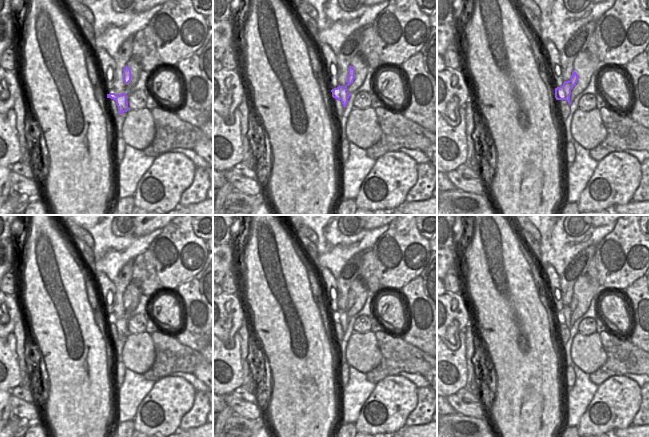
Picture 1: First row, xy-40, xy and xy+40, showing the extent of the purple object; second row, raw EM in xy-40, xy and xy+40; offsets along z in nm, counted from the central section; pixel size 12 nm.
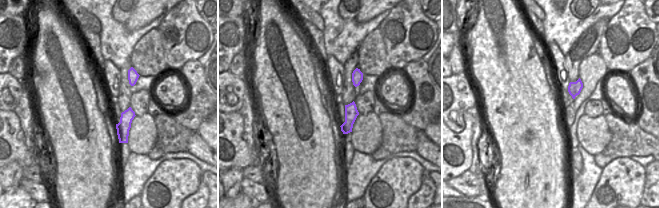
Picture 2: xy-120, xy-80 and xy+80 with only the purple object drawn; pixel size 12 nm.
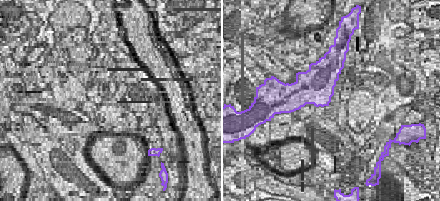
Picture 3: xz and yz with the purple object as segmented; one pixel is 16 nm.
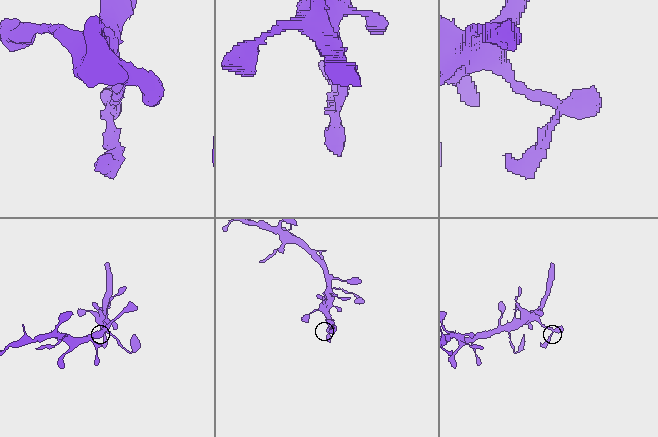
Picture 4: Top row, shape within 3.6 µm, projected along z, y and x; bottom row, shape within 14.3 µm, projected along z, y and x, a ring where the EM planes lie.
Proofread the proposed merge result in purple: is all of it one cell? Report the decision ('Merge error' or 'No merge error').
Merge error

